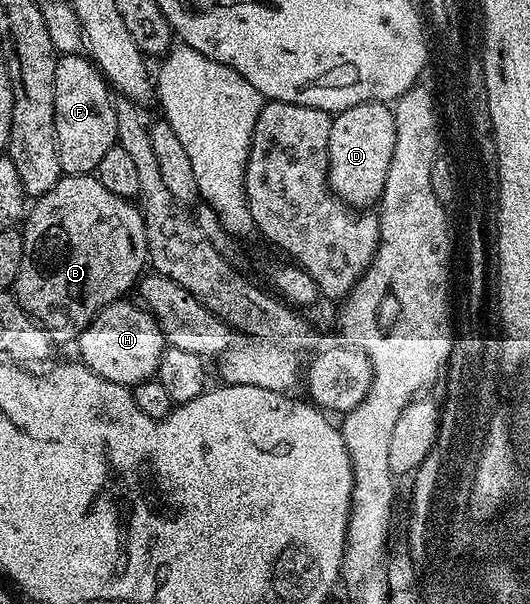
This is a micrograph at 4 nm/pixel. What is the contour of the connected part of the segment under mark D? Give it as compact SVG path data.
M366 102L338 111L331 120L327 153L327 182L334 194L347 206L374 207L383 196L389 160L393 160L393 144L397 144L397 128L388 103Z

